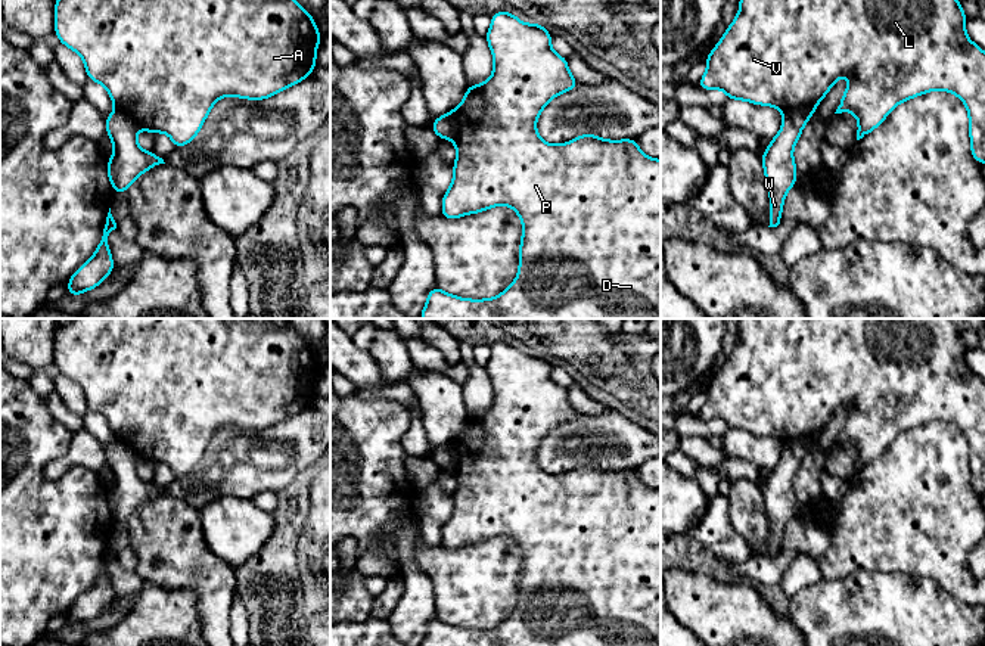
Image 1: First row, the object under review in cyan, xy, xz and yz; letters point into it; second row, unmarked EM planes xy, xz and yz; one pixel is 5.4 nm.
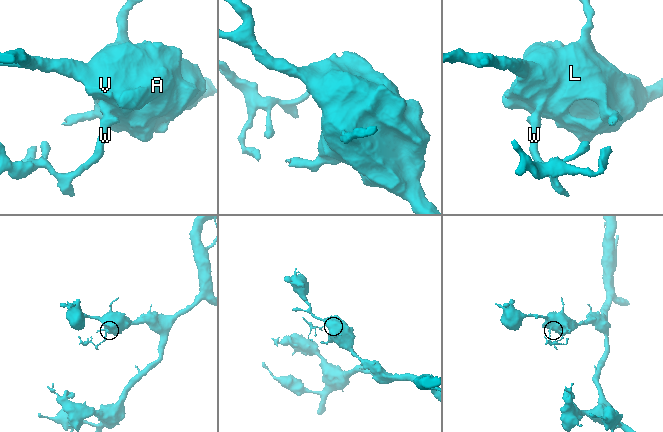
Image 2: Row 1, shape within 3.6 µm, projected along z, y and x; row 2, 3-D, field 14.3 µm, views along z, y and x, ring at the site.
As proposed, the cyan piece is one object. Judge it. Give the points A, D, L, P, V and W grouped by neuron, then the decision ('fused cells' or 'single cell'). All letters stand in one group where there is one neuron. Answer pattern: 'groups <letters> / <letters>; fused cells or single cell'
groups A D L P V / W; fused cells

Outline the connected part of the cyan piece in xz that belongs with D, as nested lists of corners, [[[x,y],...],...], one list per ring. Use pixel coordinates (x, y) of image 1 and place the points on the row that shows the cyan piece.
[[[495,12],[485,35],[494,58],[492,75],[482,84],[469,86],[462,103],[453,109],[457,125],[453,137],[457,159],[453,164],[454,177],[451,186],[442,196],[441,215],[451,220],[498,205],[512,206],[523,224],[519,246],[519,273],[509,288],[498,296],[488,299],[466,299],[434,286],[420,313],[422,319],[661,319],[661,159],[647,158],[638,149],[636,139],[605,140],[587,133],[563,145],[549,145],[538,136],[535,122],[547,103],[553,97],[579,86],[568,69],[568,59],[551,50],[551,37],[538,22],[528,25],[513,13]]]

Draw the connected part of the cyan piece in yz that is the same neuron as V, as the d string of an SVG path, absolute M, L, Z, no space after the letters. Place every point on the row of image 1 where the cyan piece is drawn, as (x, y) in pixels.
M740 0L739 13L733 24L725 29L720 43L705 59L708 69L697 83L700 90L721 88L728 99L748 100L753 105L774 106L783 114L799 108L815 114L815 106L840 75L849 77L848 88L835 114L845 111L858 118L857 140L873 131L901 102L932 90L944 90L958 96L969 112L970 150L978 164L985 164L985 52L967 38L964 25L969 18L961 10L958 0Z

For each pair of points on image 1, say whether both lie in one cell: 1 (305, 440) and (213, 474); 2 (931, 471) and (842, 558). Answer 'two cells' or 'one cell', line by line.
1: one cell
2: one cell

